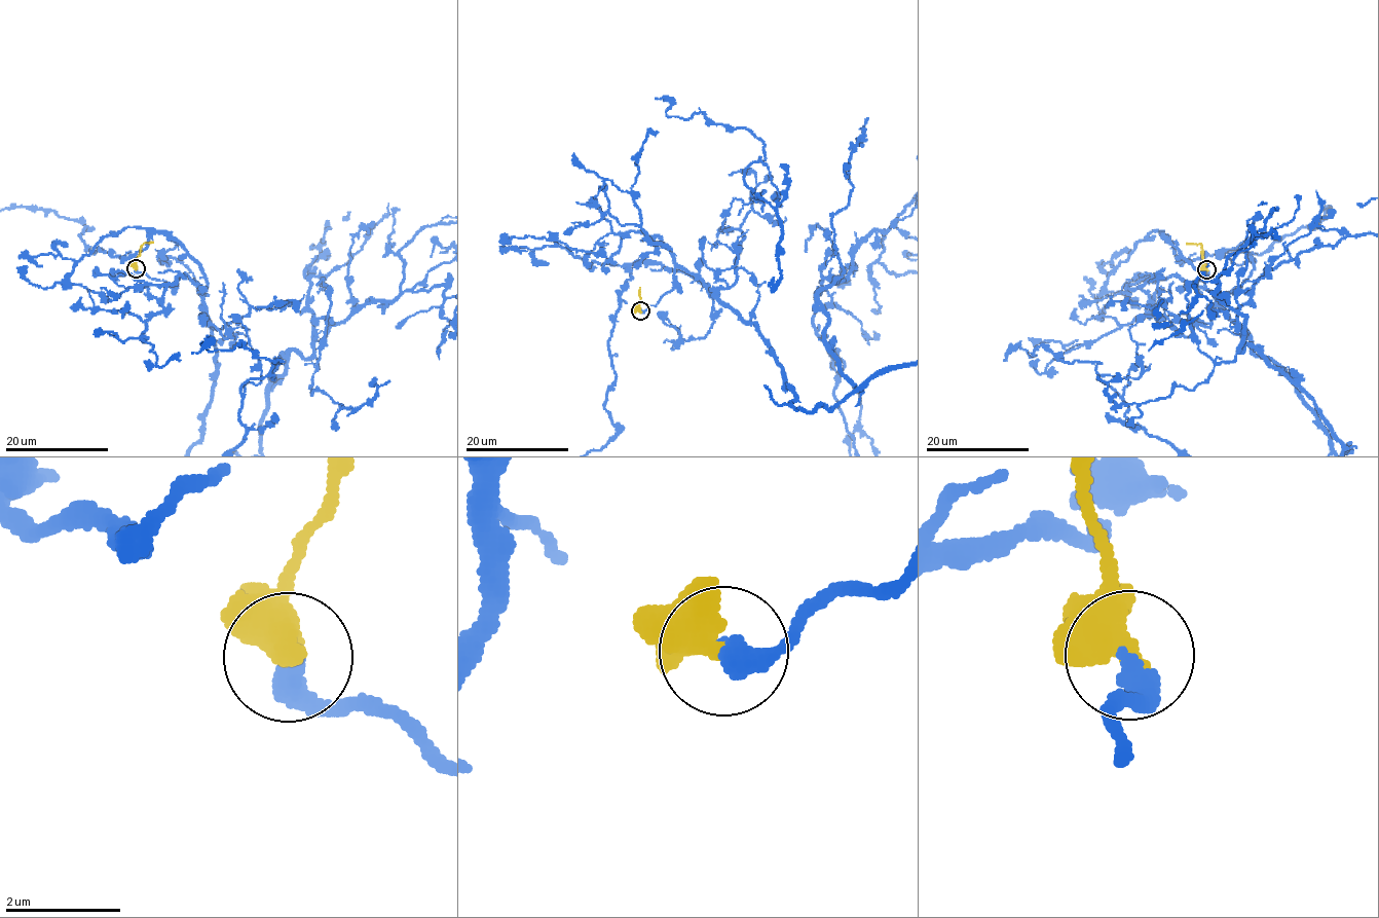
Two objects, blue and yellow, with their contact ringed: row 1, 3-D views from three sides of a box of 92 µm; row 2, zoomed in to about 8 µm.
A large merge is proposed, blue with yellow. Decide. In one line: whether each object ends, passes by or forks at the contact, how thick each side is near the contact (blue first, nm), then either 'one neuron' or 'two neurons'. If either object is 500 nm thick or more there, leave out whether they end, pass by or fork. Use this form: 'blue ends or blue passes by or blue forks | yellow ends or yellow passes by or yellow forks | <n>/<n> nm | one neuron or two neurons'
400/600 nm | one neuron

